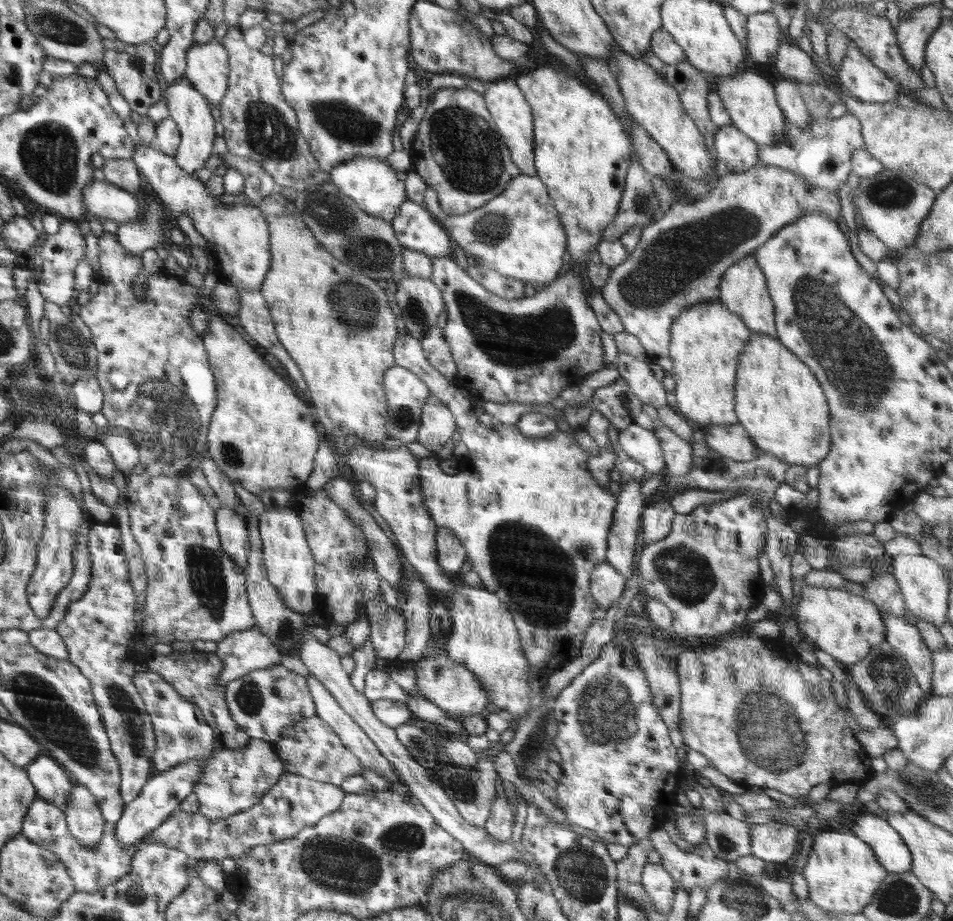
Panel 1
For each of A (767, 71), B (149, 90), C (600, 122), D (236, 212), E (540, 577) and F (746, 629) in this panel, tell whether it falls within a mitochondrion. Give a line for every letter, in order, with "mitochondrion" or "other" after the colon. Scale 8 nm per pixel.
A: other
B: other
C: other
D: other
E: mitochondrion
F: other

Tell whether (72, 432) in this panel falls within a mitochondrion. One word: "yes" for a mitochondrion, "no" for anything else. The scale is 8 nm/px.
no

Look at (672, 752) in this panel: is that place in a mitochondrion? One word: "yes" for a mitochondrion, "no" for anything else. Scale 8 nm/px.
no

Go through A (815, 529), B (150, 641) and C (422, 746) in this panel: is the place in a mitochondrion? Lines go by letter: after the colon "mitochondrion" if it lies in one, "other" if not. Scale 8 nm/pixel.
A: other
B: other
C: mitochondrion

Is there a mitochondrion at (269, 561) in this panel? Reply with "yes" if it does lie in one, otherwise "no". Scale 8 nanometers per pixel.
no

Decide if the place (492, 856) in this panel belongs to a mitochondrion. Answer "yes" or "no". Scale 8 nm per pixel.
no

